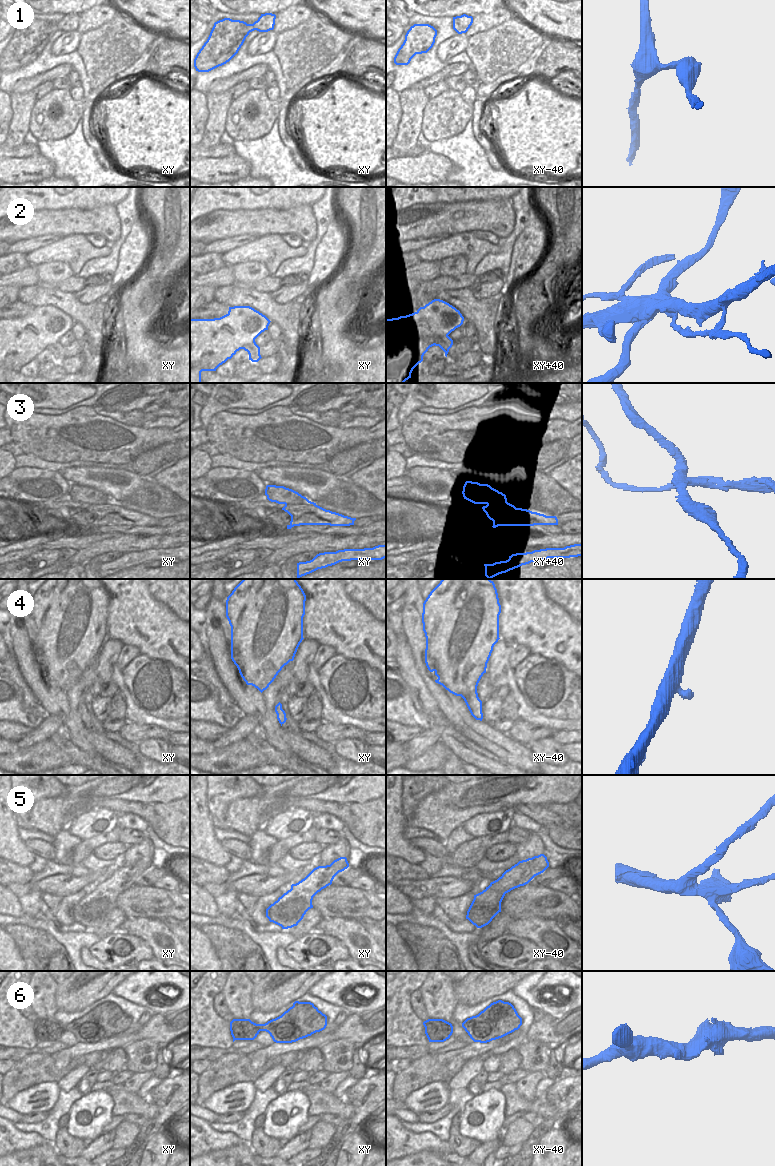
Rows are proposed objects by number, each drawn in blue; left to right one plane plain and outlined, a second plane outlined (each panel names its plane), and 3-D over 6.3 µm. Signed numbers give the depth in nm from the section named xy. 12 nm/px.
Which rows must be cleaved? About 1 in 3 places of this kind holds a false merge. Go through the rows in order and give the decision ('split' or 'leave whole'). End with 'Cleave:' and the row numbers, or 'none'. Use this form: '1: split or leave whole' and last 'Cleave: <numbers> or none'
1: leave whole
2: split
3: split
4: leave whole
5: leave whole
6: leave whole
Cleave: 2, 3

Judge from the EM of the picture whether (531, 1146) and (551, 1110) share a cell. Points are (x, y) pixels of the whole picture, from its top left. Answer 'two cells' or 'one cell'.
two cells

